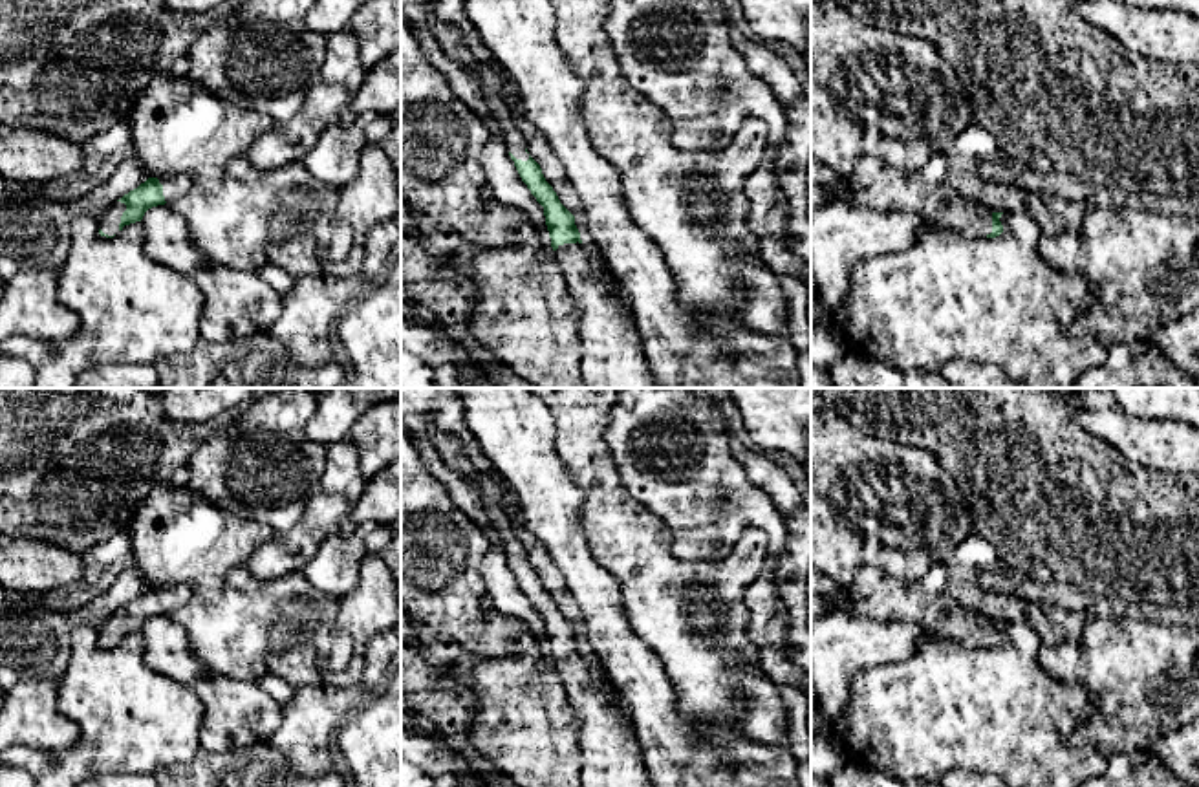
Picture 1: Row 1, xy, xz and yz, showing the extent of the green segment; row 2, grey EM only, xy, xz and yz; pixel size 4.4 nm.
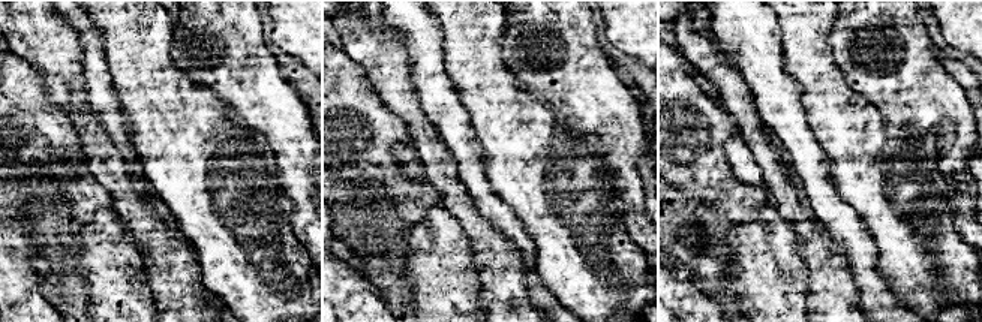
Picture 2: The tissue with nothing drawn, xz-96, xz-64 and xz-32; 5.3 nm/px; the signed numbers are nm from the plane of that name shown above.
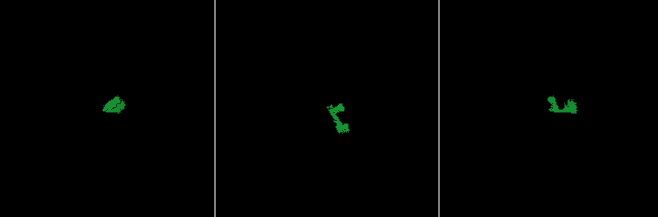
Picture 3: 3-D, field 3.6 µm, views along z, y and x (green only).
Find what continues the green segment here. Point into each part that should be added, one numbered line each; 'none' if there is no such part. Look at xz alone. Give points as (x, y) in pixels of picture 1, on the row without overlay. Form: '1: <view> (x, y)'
1: xz (449, 447)
2: xz (612, 756)

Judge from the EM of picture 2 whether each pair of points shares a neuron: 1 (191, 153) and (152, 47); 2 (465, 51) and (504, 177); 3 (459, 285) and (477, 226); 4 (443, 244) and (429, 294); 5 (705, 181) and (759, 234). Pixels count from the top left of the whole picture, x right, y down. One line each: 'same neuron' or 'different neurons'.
1: same neuron
2: same neuron
3: different neurons
4: same neuron
5: different neurons

